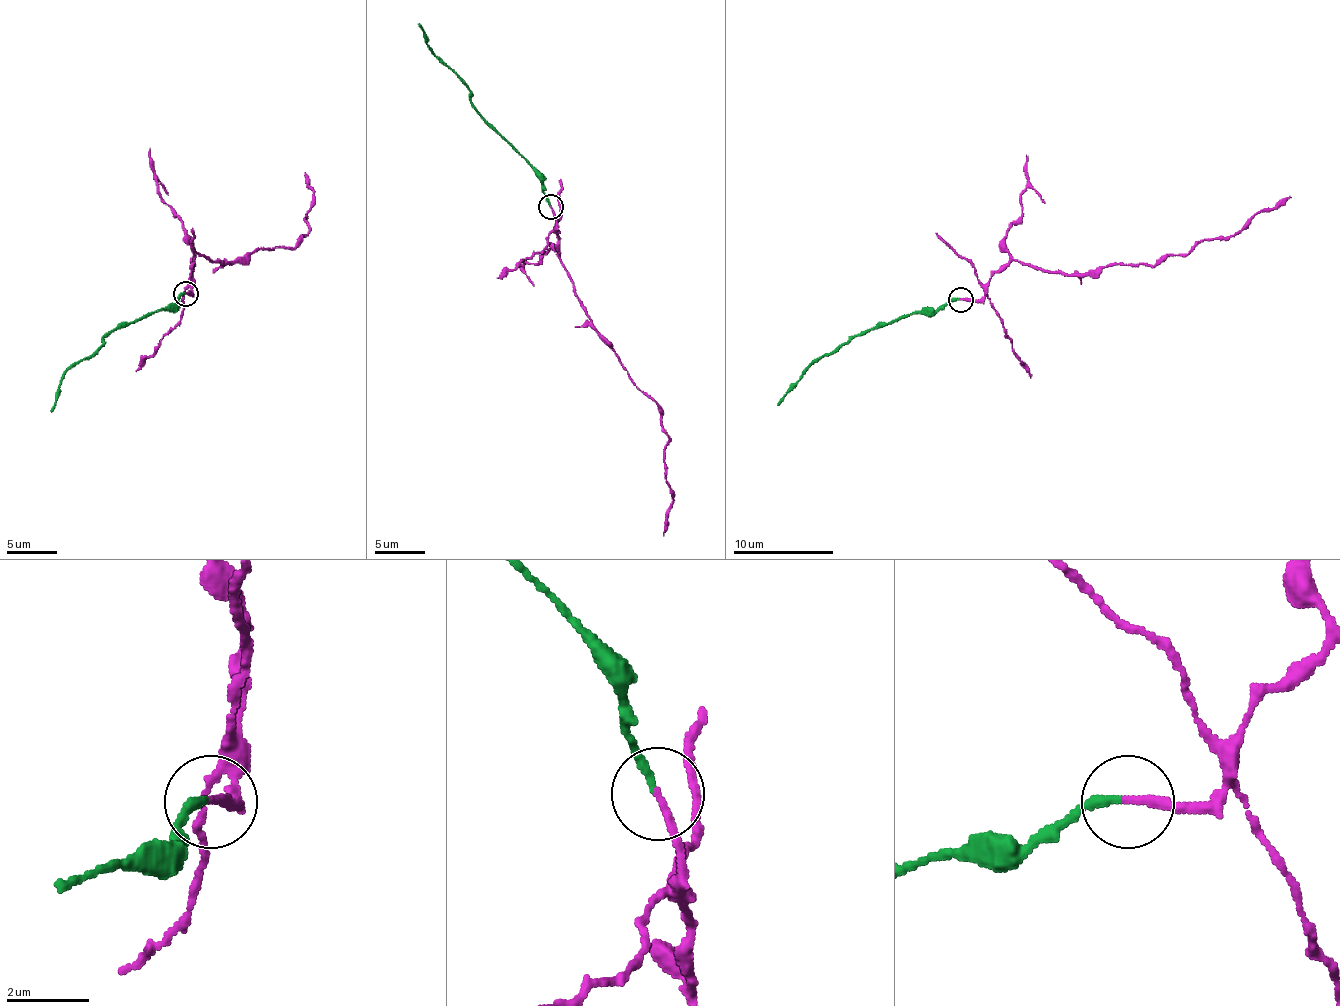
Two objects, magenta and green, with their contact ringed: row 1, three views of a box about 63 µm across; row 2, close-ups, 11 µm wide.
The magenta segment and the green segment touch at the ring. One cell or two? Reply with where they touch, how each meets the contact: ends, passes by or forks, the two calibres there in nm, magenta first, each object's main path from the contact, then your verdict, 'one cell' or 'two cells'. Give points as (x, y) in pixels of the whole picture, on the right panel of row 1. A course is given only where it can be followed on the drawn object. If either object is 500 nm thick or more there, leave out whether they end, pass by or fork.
(961, 299) | magenta ends | green ends | 190/180 nm | magenta via (960, 300), (980, 300), (985, 282), (1015, 260), (1094, 274), (1153, 264), (1228, 239), (1291, 197) | green via (960, 300), (879, 322), (857, 337), (849, 337), (808, 368), (778, 405) | two cells

